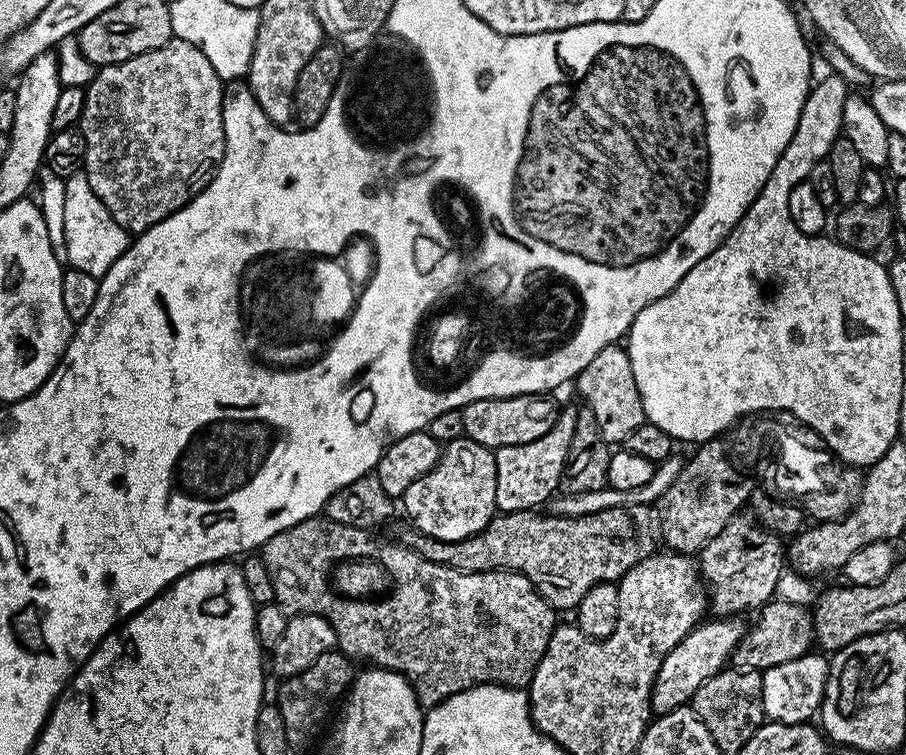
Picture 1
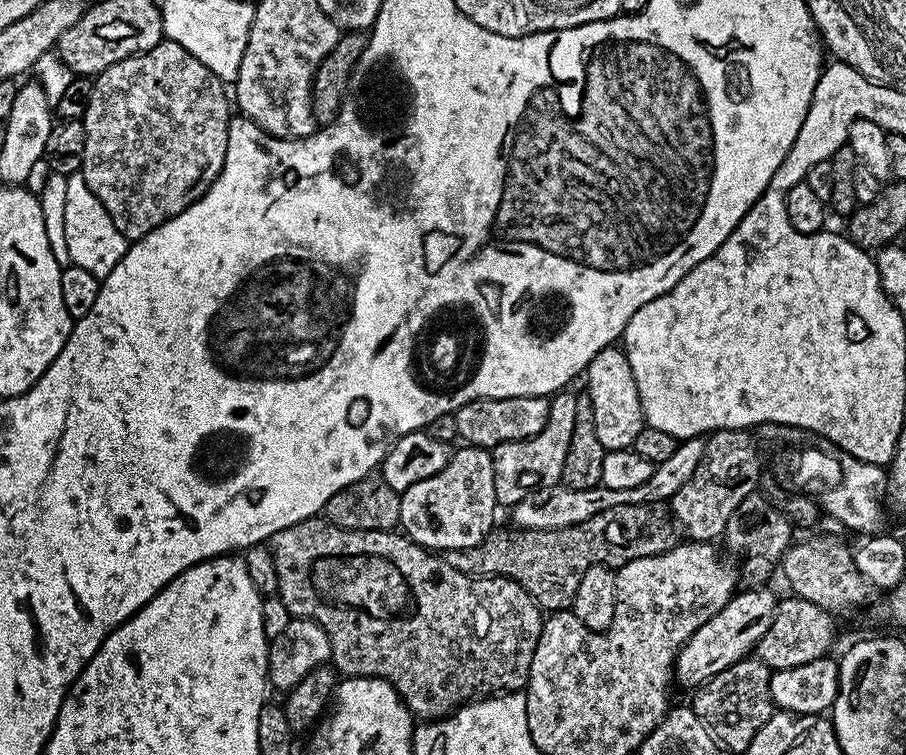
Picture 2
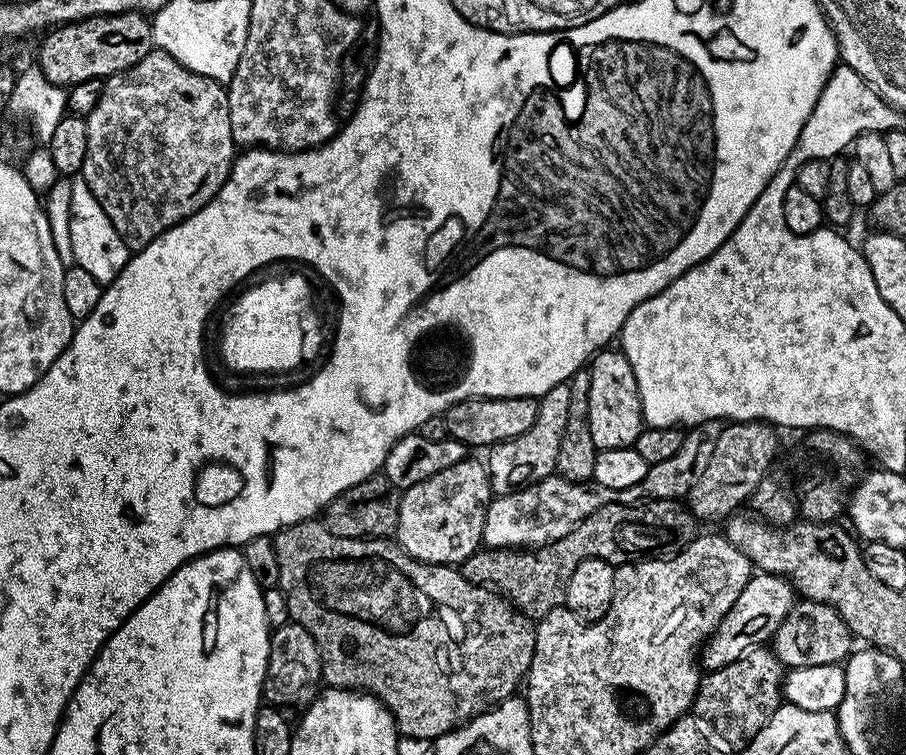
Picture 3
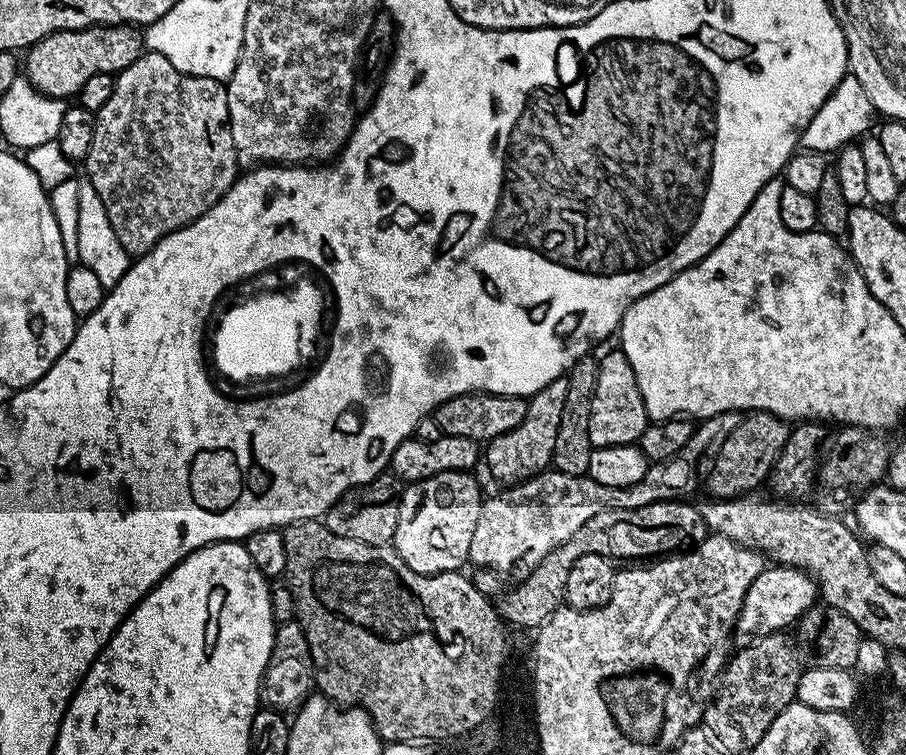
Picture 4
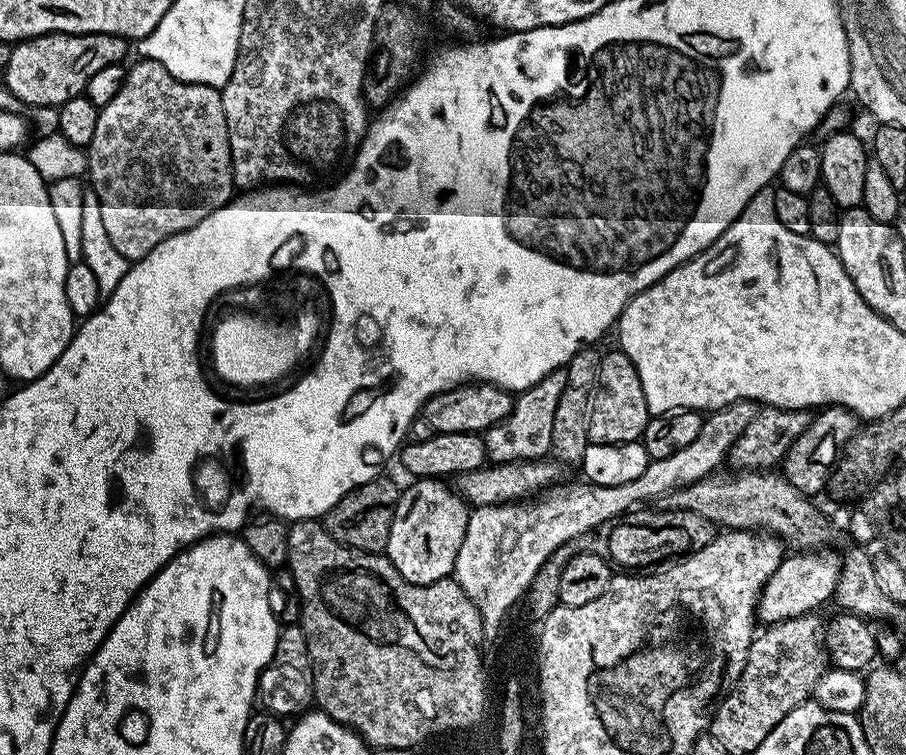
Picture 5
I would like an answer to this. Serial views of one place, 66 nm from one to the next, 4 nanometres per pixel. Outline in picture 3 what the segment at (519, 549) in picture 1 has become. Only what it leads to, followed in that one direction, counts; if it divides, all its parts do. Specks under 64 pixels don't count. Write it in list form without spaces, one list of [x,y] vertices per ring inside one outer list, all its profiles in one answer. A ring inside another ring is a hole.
[[[645,500],[636,504],[610,504],[574,526],[574,530],[556,541],[531,550],[481,547],[462,565],[471,584],[491,586],[511,600],[521,612],[539,618],[561,607],[567,598],[565,581],[587,559],[604,559],[619,566],[632,564],[632,552],[652,546],[676,548],[679,552],[698,535],[698,521],[680,500]]]

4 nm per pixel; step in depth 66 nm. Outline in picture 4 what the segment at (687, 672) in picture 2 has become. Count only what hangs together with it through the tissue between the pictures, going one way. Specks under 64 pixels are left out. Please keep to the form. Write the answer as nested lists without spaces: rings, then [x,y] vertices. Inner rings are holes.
[[[784,565],[765,567],[758,574],[743,599],[742,610],[736,619],[733,643],[737,647],[750,645],[760,637],[781,632],[795,625],[803,613],[815,607],[818,600],[816,581],[807,572]]]

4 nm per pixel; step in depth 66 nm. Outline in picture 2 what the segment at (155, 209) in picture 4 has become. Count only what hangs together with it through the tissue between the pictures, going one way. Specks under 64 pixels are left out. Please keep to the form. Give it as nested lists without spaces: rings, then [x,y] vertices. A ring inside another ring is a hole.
[[[165,38],[158,46],[154,46],[154,50],[144,52],[140,56],[126,58],[122,62],[110,66],[92,80],[90,106],[83,118],[86,130],[86,150],[82,158],[82,175],[86,178],[86,186],[90,186],[90,190],[94,190],[94,198],[98,198],[98,202],[102,202],[102,206],[106,206],[106,214],[110,214],[116,229],[129,242],[142,239],[146,234],[150,234],[150,230],[154,230],[165,224],[170,218],[182,214],[182,210],[189,208],[196,200],[201,200],[208,187],[218,178],[218,174],[226,162],[230,112],[224,109],[224,104],[220,100],[214,101],[209,108],[204,108],[204,80],[211,81],[212,79],[212,71],[206,66],[202,66],[202,62],[198,62],[198,58],[194,58],[194,54],[182,50],[182,46],[178,46],[178,42]]]

